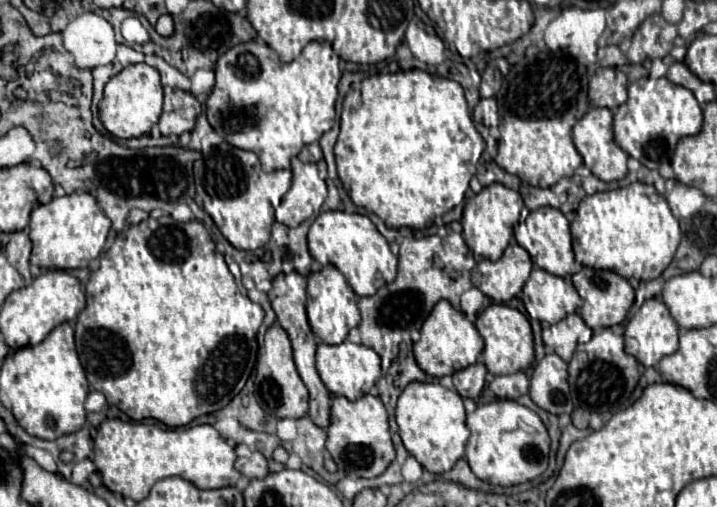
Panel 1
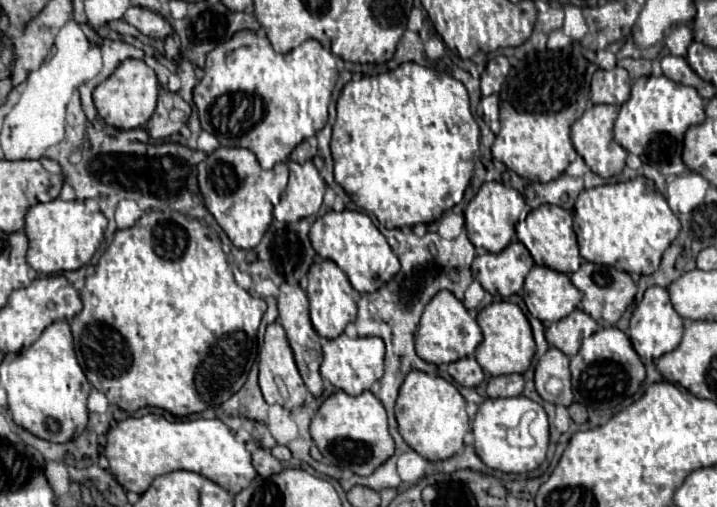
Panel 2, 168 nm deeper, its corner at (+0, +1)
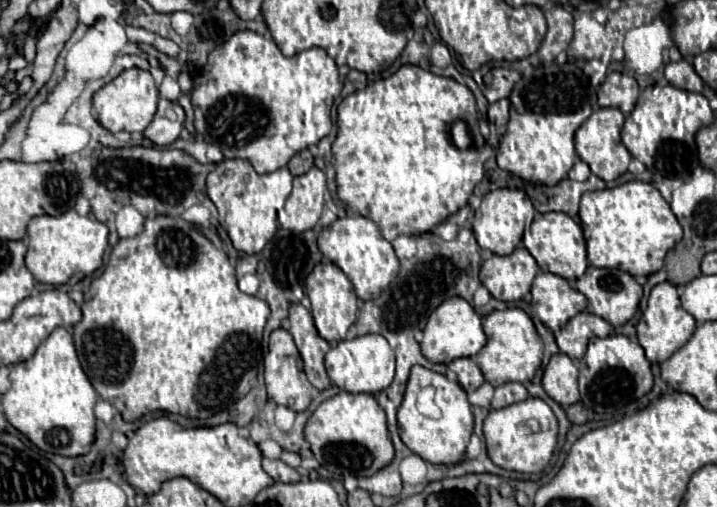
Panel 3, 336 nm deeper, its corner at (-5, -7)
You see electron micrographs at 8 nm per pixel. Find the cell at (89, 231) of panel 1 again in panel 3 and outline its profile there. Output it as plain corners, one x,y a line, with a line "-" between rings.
68,210
60,216
36,216
28,224
28,254
26,268
32,276
42,284
62,286
76,284
82,278
90,276
94,270
102,266
104,250
108,246
108,226
100,220
80,216
74,210

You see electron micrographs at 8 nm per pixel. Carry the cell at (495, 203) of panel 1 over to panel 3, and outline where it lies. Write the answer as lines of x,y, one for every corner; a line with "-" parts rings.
498,188
488,192
482,198
480,208
476,210
476,218
474,218
474,226
472,232
480,244
482,250
490,250
492,254
512,254
514,248
522,242
522,234
524,234
524,222
526,222
526,214
534,212
530,198
526,196
526,192
522,190
512,190
512,188

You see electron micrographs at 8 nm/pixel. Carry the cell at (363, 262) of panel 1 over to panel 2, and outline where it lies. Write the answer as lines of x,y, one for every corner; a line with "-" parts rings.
331,210
315,220
309,238
313,250
321,258
333,260
347,274
349,282
357,292
375,292
399,272
399,260
395,252
391,250
387,238
377,230
377,226
371,222
371,218
365,212

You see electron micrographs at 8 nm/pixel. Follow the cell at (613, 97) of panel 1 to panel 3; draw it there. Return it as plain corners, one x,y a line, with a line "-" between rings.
612,72
598,88
598,106
602,108
618,108
626,116
634,110
638,100
638,82
634,76
624,72

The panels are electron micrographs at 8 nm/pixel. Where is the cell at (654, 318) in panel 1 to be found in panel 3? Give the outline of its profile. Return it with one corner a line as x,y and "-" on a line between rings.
664,282
664,284
654,286
650,292
647,308
641,316
638,326
636,326
638,342
644,348
646,358
650,362
660,364
660,362
668,360
676,350
680,350
680,346
684,346
688,342
688,338
692,338
694,326
696,326
696,320
680,306
676,286
672,286
670,282

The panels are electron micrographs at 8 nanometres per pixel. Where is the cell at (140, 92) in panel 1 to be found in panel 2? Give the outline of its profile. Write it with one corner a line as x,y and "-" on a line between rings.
129,58
129,60
123,60
117,66
117,70
93,90
93,102
97,106
99,116
107,124
119,130
133,130
133,128
145,126
151,114
155,112
157,92
159,92
159,82
155,72
143,60

